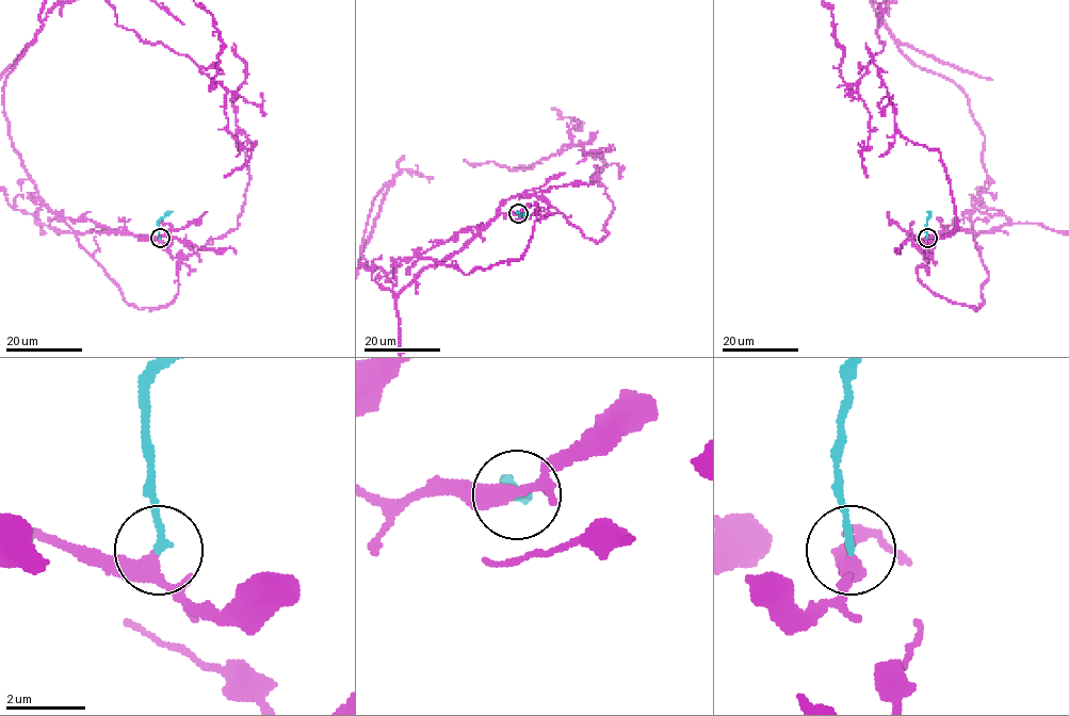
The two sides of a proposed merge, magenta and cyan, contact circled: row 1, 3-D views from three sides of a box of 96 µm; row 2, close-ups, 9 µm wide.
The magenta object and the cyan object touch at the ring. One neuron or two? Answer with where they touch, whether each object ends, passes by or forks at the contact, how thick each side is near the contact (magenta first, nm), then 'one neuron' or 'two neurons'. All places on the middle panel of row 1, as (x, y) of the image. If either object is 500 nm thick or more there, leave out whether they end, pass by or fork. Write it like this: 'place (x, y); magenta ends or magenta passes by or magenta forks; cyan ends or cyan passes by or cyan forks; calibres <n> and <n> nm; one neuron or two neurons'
place (518, 213); magenta passes by; cyan ends; calibres 360 and 180 nm; one neuron

